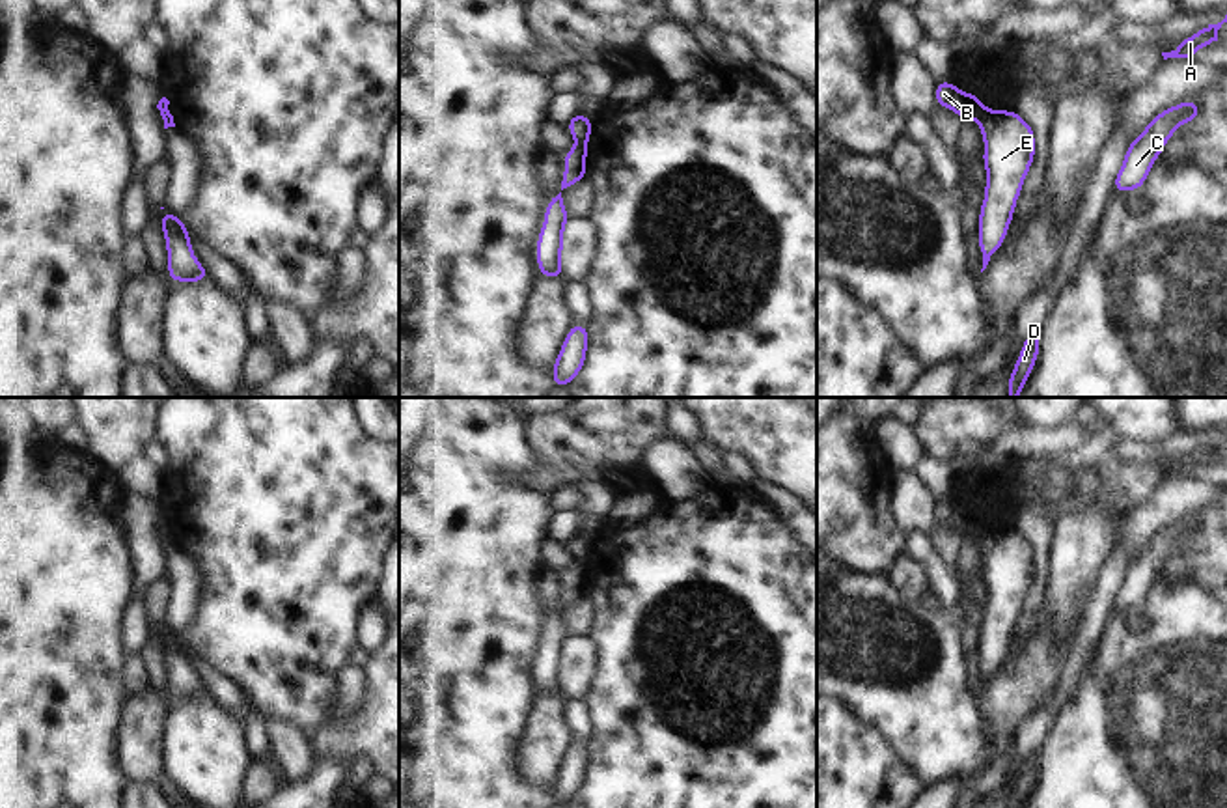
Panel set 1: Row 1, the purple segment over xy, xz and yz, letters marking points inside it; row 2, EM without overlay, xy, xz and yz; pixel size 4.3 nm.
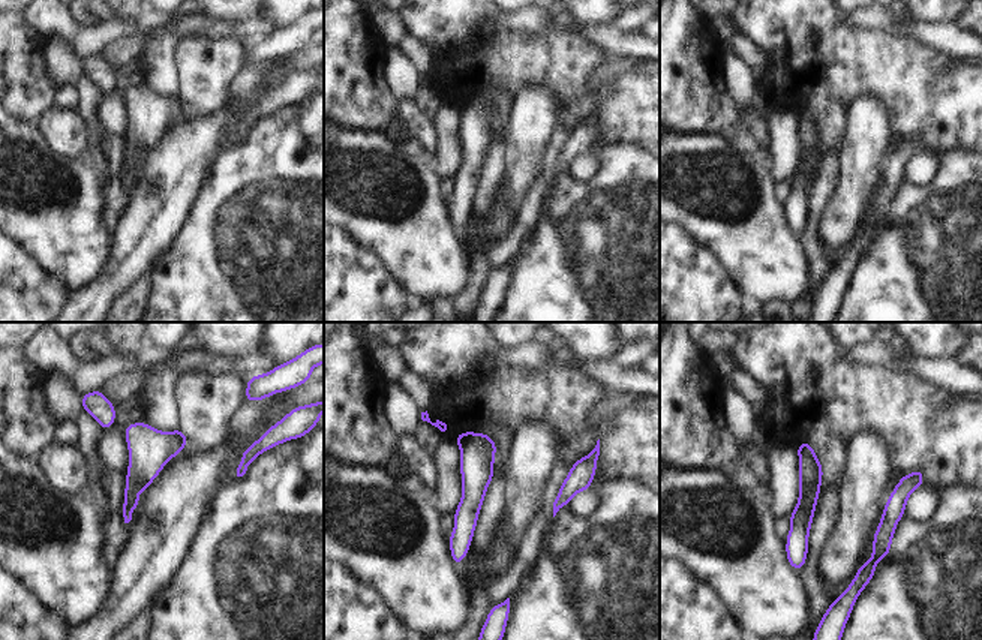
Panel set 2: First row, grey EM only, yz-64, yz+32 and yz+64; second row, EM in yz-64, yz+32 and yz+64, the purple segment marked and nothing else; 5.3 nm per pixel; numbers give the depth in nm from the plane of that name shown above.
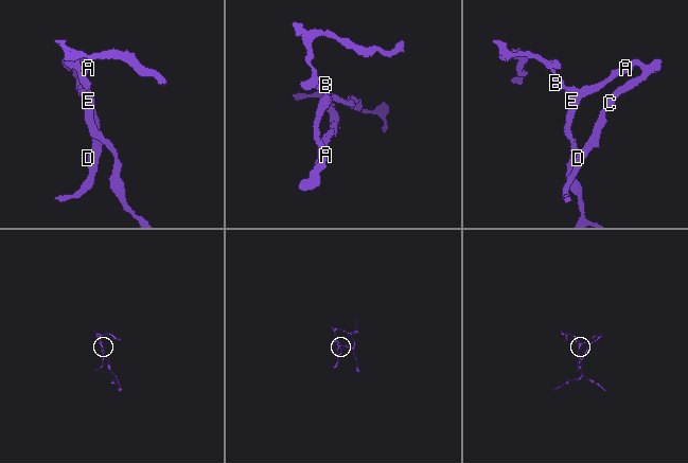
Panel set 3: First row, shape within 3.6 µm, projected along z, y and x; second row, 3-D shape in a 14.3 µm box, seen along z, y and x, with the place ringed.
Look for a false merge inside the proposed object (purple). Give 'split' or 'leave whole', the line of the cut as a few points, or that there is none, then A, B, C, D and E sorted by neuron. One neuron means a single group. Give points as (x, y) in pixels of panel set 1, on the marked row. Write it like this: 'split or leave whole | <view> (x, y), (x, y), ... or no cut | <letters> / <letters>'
split | yz (983, 107), (976, 116) | A C D E / B

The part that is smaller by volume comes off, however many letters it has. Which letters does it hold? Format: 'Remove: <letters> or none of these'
Remove: B

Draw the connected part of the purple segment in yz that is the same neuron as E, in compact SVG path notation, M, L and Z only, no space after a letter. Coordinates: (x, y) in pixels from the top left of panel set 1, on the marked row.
M983 106L977 125L985 140L983 164L986 168L977 235L983 272L996 250L1005 243L1016 200L1035 159L1035 134L1016 110L998 112Z

